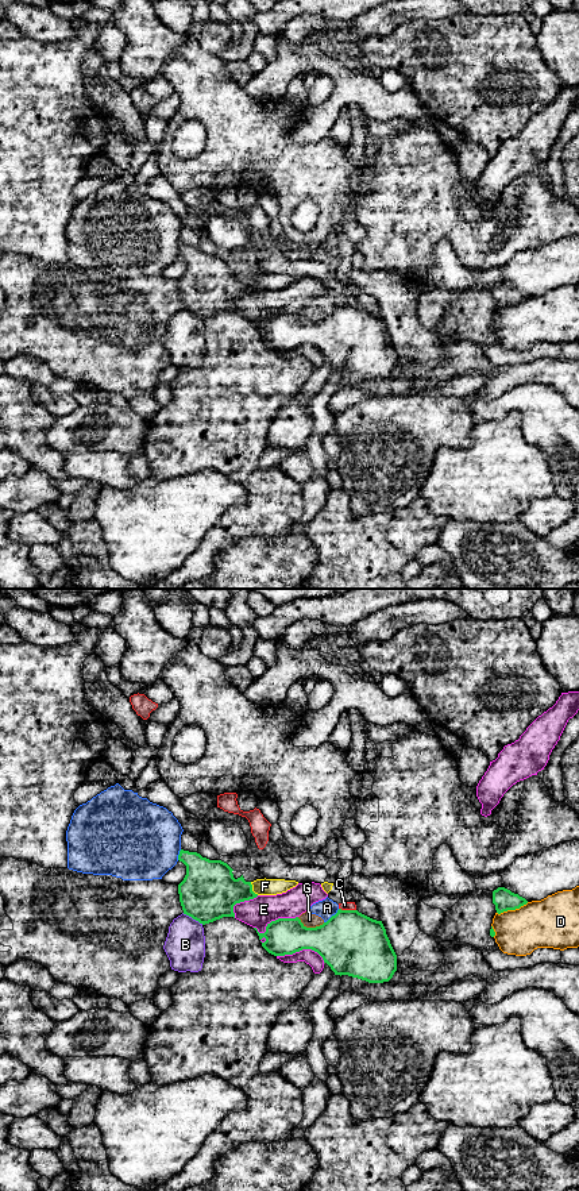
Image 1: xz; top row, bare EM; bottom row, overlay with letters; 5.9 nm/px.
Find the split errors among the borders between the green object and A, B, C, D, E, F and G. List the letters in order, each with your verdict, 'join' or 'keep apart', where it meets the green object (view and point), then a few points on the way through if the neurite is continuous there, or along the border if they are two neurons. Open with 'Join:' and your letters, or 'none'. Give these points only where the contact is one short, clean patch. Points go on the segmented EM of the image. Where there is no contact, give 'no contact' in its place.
Join: none
A: keep apart | xz (332, 916)
B: keep apart | xz (193, 918) | along xz (182, 913), (203, 924)
C: keep apart | xz (347, 910)
D: keep apart | xz (512, 909)
E: keep apart | xz (276, 920)
F: keep apart | xz (251, 889) | along xz (250, 882), (251, 889), (258, 894)
G: keep apart | xz (311, 928) | along xz (297, 917), (307, 927), (319, 927), (324, 922)

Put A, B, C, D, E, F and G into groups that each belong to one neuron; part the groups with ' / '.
A G / B / C / D / E / F

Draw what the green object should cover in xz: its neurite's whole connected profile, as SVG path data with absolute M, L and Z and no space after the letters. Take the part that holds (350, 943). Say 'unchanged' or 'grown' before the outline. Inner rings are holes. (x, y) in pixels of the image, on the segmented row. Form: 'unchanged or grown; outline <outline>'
unchanged; outline M339 909L335 916L332 916L327 922L316 928L306 928L298 917L296 918L278 918L271 921L266 926L265 933L259 933L256 928L254 928L259 936L259 940L266 938L262 943L262 947L274 956L285 956L293 955L302 949L312 949L317 952L324 963L327 963L335 975L348 975L352 978L358 978L366 980L368 983L383 983L389 982L394 972L397 971L397 955L390 944L390 940L386 934L386 929L382 921L373 920L358 910L341 910Z

